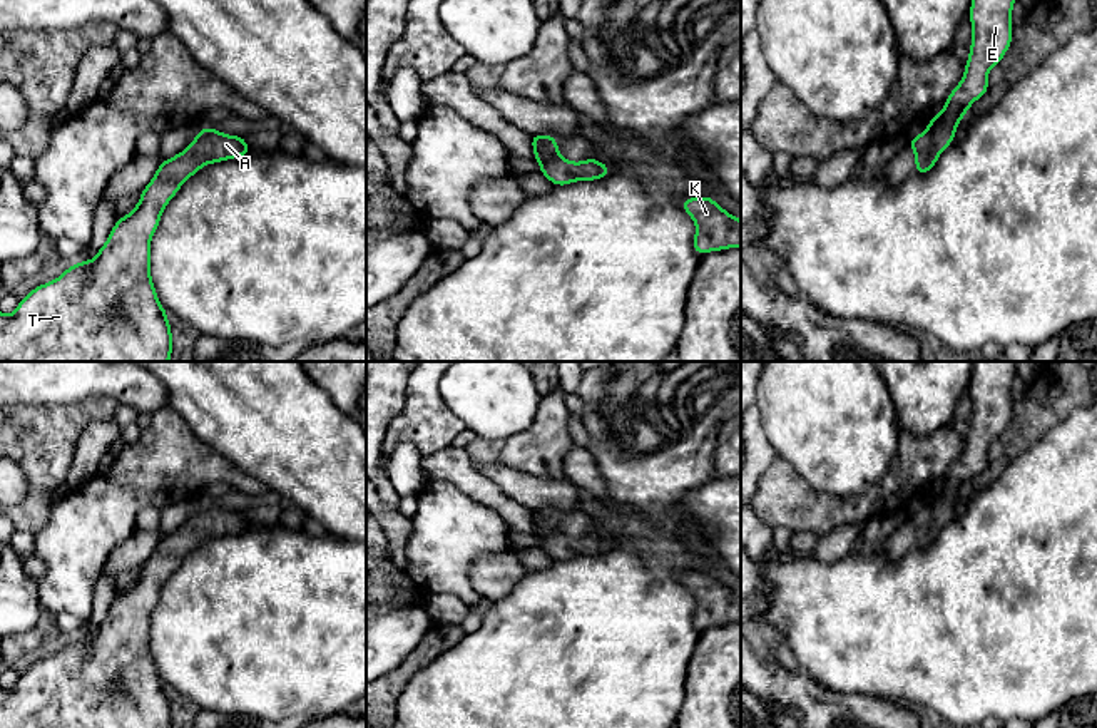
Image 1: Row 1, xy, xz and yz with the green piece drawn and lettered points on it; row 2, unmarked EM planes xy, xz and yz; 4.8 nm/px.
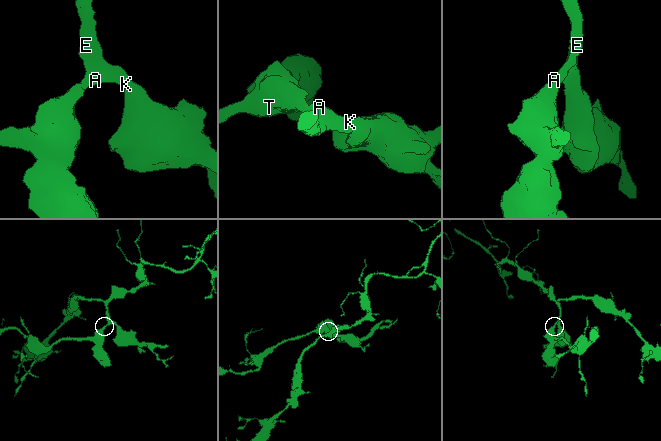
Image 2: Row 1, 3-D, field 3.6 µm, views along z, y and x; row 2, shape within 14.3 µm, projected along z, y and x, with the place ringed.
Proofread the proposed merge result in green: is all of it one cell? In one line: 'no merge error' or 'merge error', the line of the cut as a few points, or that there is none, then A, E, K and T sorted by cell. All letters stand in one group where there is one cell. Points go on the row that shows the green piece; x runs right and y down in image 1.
no merge error; no cut; A E K T

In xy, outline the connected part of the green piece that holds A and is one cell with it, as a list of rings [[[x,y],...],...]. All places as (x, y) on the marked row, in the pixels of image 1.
[[[204,127],[189,147],[162,161],[137,206],[119,218],[92,261],[37,285],[12,315],[0,313],[0,361],[169,361],[172,330],[151,278],[151,241],[162,211],[202,166],[253,152],[242,136]]]

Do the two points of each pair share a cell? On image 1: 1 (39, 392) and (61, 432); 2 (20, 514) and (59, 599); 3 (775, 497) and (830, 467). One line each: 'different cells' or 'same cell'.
1: different cells
2: different cells
3: different cells

